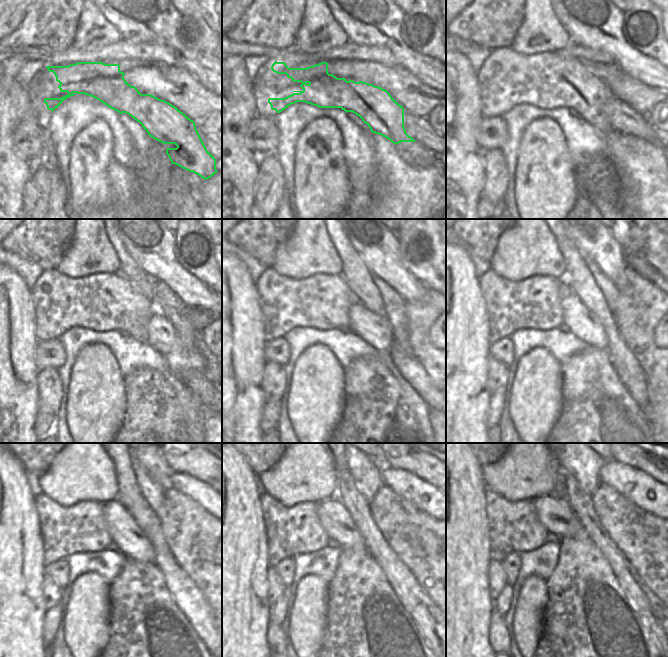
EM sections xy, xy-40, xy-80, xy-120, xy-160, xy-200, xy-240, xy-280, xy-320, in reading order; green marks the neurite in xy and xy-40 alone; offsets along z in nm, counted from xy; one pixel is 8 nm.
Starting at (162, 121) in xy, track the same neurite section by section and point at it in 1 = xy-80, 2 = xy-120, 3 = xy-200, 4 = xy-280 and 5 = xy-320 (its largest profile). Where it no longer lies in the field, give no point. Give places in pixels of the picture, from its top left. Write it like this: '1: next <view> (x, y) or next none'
1: next xy-80 (588, 98)
2: next xy-120 (102, 314)
3: next xy-200 (547, 314)
4: next xy-280 (280, 547)
5: next xy-320 (504, 539)

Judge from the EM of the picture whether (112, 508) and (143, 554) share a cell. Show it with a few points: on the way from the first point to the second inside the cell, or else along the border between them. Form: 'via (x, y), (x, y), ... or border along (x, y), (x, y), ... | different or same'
via (117, 519), (124, 533), (133, 543) | same

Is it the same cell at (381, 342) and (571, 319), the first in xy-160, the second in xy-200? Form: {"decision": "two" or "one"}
{"decision": "one"}

